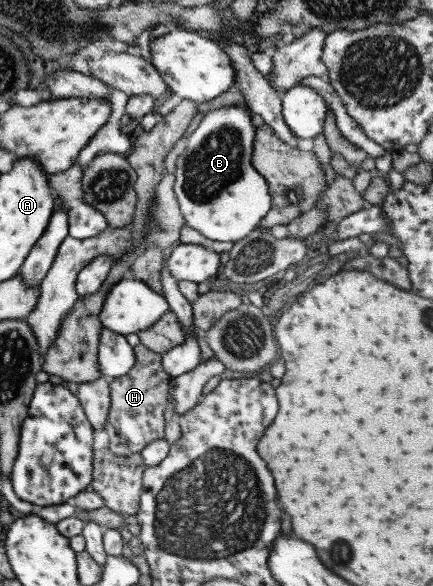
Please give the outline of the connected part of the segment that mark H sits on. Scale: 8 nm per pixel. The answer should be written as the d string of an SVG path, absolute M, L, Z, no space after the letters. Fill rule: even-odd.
M142 344L133 348L134 367L126 375L113 378L109 385L111 407L105 430L110 438L110 451L116 456L129 457L141 452L150 443L164 438L164 412L172 377L164 371L161 354Z

